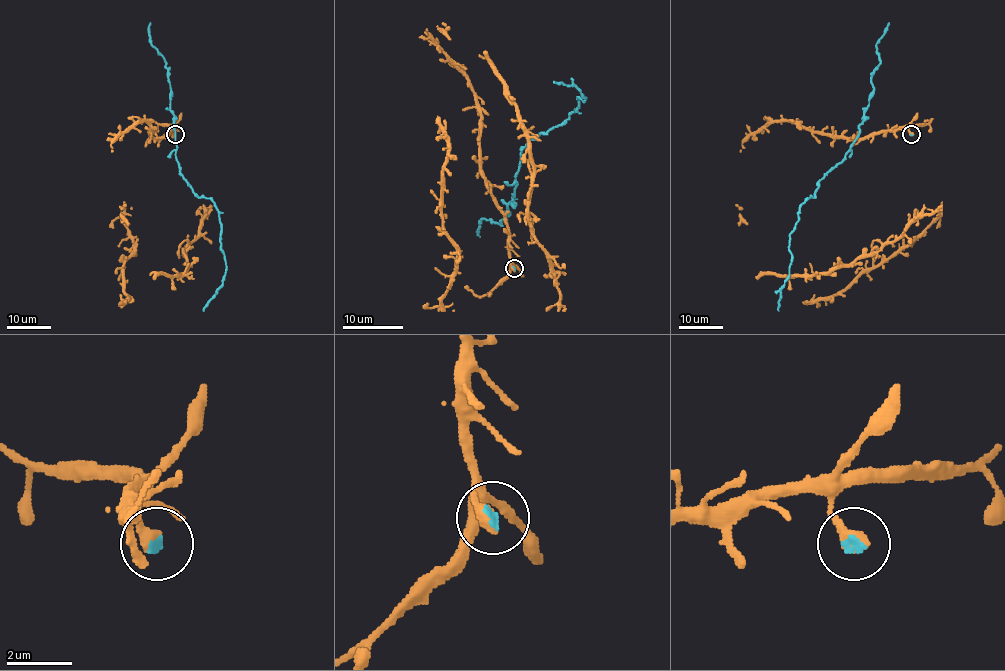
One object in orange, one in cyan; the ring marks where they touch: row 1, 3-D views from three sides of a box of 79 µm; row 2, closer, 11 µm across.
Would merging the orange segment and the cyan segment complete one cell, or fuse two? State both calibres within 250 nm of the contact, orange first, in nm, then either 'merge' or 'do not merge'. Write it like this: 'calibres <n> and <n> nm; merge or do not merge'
calibres 480 and 120 nm; merge

